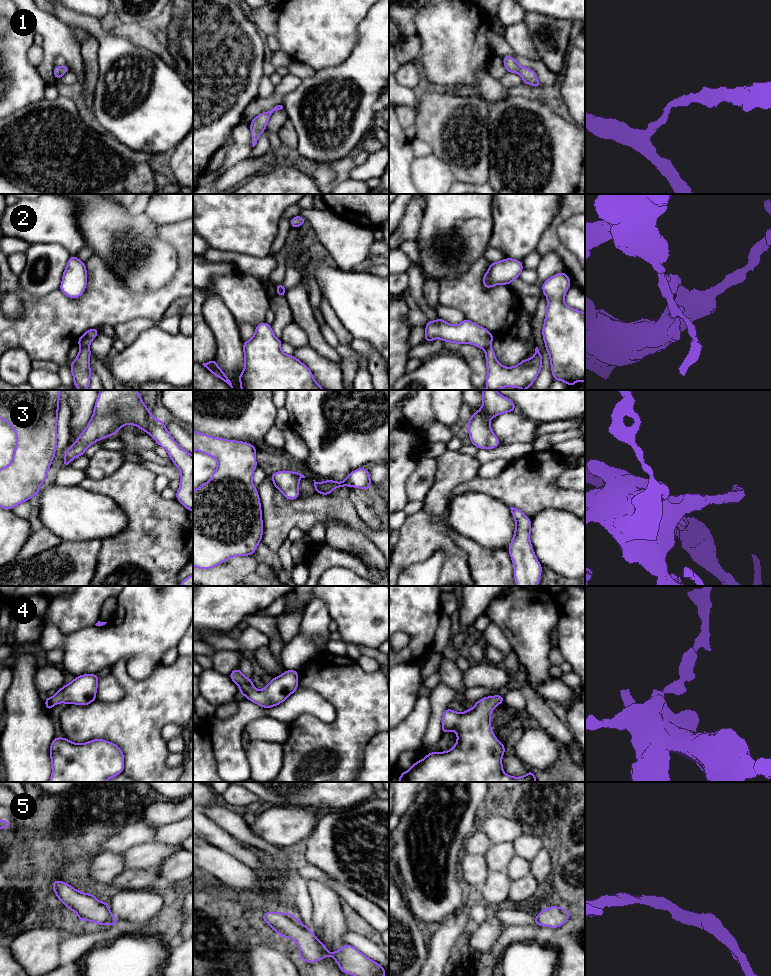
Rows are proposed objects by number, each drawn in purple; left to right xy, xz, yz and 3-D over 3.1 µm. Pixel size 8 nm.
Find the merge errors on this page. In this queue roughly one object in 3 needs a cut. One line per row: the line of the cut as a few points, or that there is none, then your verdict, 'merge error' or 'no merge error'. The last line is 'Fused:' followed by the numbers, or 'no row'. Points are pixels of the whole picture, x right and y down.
1: no cut; no merge error
2: cut in xy along (88, 346), (81, 348); merge error
3: no cut; no merge error
4: no cut; no merge error
5: no cut; no merge error
Fused: 2

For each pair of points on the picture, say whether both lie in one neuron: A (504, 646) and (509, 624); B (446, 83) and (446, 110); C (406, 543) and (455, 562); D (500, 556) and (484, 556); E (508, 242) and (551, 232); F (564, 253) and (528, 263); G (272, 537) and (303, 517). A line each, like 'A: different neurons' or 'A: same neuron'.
A: different neurons
B: different neurons
C: same neuron
D: same neuron
E: different neurons
F: different neurons
G: same neuron

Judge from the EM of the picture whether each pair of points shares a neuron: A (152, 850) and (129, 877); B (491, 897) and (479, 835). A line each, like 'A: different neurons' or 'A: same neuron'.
A: same neuron
B: same neuron

